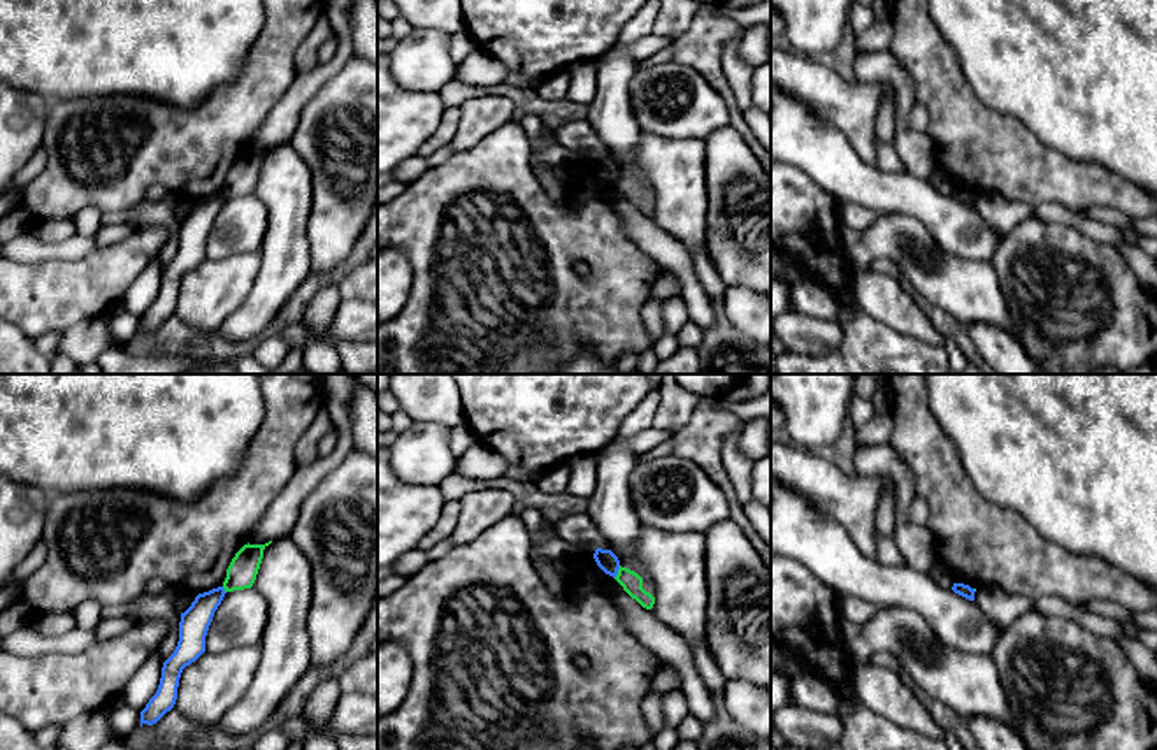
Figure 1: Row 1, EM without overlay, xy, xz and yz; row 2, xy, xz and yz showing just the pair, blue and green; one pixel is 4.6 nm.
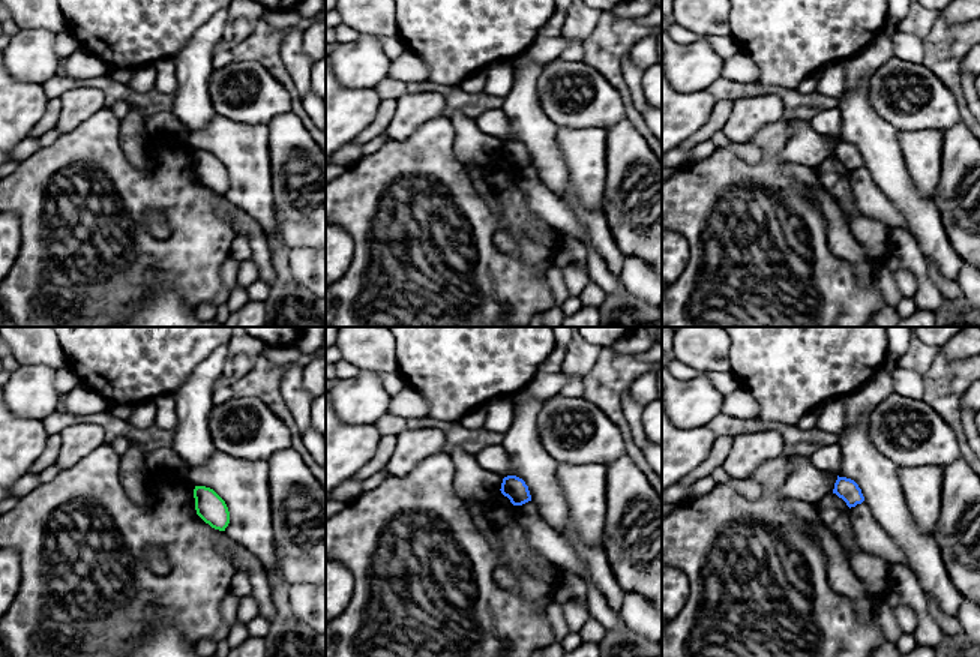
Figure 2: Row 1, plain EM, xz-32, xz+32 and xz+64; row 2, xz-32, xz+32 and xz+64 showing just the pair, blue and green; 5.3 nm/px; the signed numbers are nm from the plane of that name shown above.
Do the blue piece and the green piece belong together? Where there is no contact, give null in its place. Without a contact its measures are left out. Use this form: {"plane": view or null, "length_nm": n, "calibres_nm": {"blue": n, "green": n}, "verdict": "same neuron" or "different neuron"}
{"plane": "xz", "length_nm": 70, "calibres_nm": {"blue": 90, "green": 100}, "verdict": "different neuron"}

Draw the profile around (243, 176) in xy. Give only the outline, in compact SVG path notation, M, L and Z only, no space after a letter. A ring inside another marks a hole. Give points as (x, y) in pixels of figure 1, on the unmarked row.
M272 148L265 151L248 149L235 160L235 163L232 165L226 176L226 184L223 188L225 198L244 197L253 193L263 165L263 156L270 149Z

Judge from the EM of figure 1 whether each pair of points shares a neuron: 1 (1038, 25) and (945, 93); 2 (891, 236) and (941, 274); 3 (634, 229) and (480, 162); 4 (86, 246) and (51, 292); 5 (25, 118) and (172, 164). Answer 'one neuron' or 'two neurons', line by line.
1: two neurons
2: one neuron
3: two neurons
4: two neurons
5: two neurons

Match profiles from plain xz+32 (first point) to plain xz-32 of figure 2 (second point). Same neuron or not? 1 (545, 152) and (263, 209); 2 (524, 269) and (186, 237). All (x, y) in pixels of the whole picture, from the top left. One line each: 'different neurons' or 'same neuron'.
1: different neurons
2: same neuron

